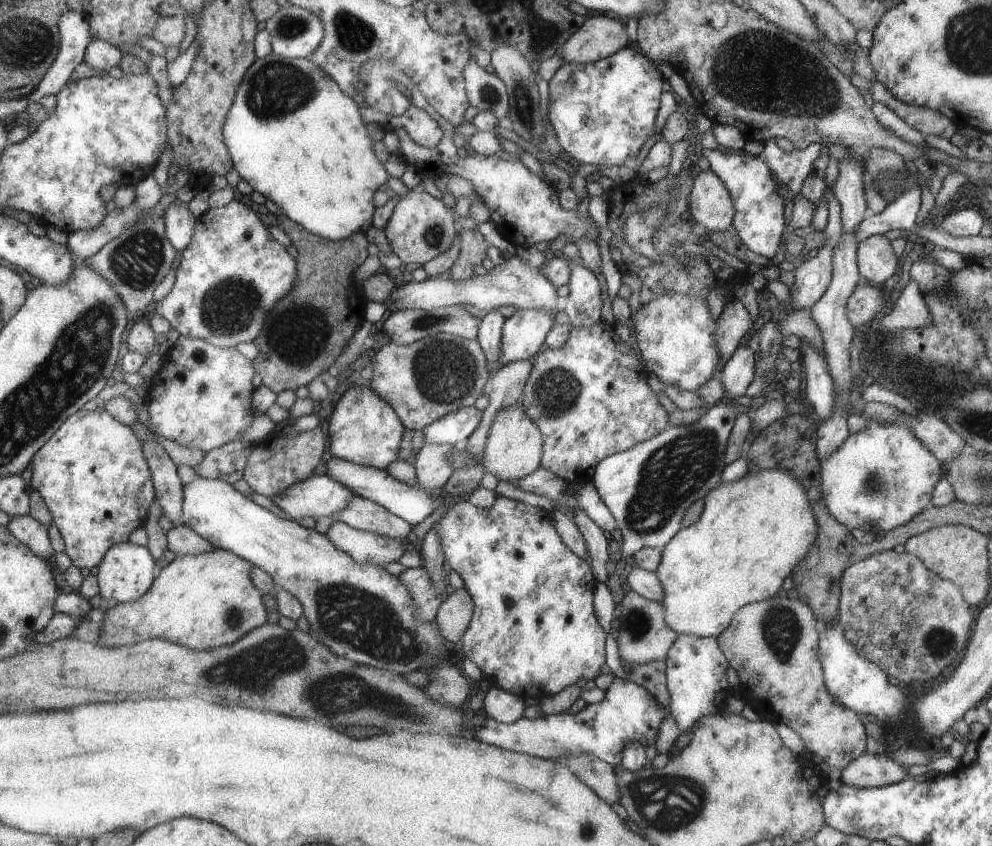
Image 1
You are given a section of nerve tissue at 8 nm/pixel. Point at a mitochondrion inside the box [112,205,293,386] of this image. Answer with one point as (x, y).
(232, 306)

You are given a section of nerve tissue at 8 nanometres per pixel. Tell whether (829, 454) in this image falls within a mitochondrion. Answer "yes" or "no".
no

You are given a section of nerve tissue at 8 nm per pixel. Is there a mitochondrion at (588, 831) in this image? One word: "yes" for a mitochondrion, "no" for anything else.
yes

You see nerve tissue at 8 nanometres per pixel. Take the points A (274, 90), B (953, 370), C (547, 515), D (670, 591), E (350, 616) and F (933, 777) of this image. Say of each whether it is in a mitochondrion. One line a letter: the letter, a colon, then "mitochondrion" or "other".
A: mitochondrion
B: other
C: other
D: other
E: mitochondrion
F: other

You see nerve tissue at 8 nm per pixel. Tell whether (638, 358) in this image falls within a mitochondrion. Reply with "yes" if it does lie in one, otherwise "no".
no

